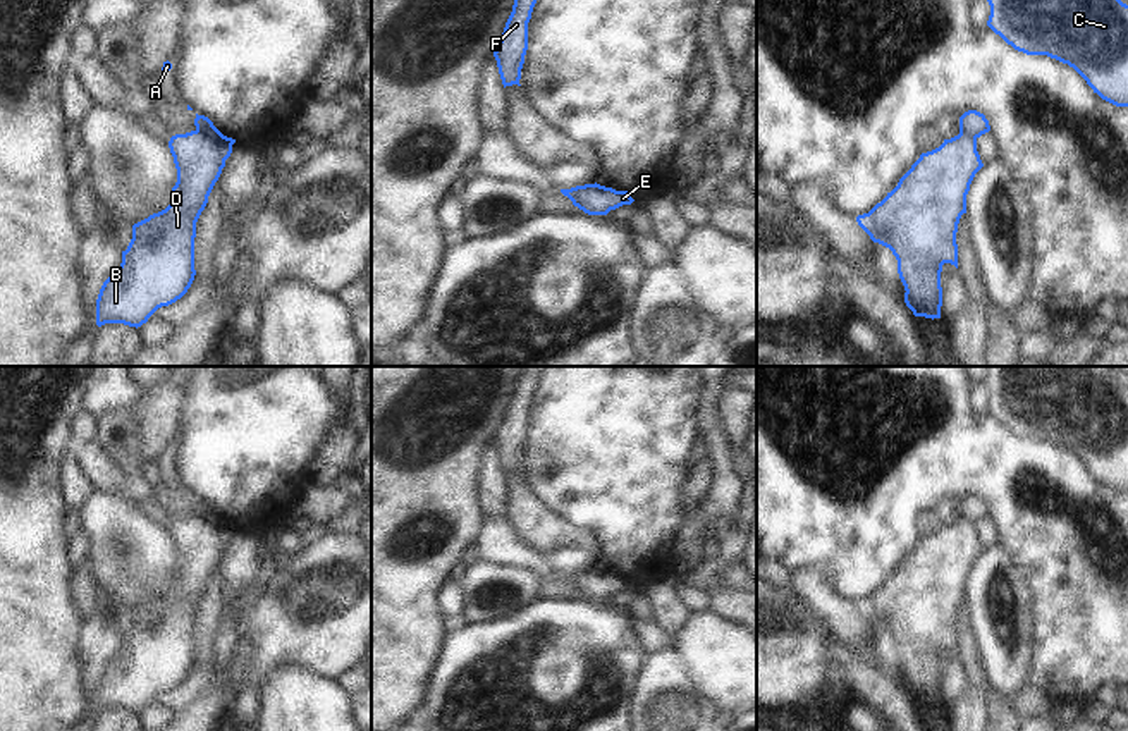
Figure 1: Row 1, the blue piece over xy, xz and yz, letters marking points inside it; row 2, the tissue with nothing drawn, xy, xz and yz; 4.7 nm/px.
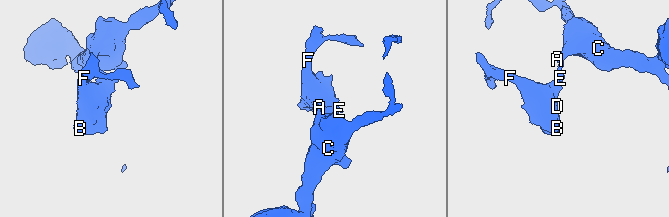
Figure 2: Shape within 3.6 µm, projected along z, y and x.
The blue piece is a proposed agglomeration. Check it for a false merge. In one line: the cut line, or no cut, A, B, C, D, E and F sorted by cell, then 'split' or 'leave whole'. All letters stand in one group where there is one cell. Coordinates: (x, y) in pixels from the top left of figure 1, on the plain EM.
cut in xy along (196, 515), (222, 523), (231, 530); A C E / B D F; split

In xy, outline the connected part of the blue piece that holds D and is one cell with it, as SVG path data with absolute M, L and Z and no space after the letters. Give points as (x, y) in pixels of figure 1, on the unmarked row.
M191 516L169 526L177 554L170 590L132 611L122 648L103 667L96 685L96 710L141 712L162 691L181 685L194 655L196 607L208 588L232 530Z

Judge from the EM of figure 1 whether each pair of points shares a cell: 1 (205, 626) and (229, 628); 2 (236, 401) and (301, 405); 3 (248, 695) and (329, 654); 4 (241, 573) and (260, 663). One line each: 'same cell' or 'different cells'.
1: different cells
2: same cell
3: same cell
4: different cells

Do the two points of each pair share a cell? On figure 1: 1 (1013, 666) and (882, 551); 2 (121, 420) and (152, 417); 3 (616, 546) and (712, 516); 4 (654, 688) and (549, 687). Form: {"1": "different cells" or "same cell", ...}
{"1": "different cells", "2": "different cells", "3": "different cells", "4": "different cells"}

